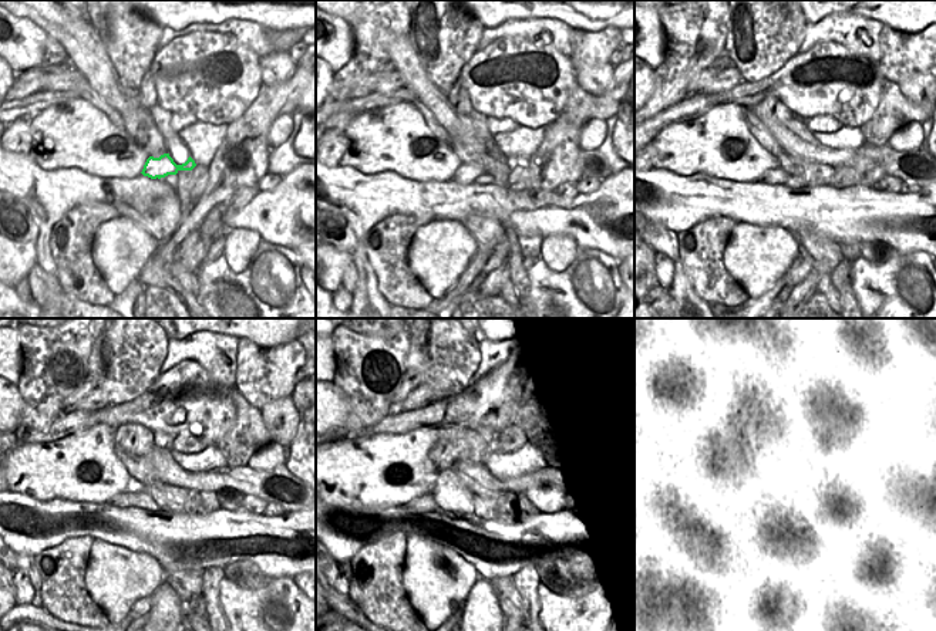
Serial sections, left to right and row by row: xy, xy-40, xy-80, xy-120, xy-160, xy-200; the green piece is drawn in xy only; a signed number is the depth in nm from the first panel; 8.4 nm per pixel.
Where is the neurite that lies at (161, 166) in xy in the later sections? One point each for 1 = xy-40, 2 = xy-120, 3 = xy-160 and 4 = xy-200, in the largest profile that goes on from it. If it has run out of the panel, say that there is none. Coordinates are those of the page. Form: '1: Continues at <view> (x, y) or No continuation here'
1: Continues at xy-40 (465, 174)
2: Continues at xy-120 (144, 499)
3: Continues at xy-160 (424, 503)
4: Continues at xy-200 (734, 505).

